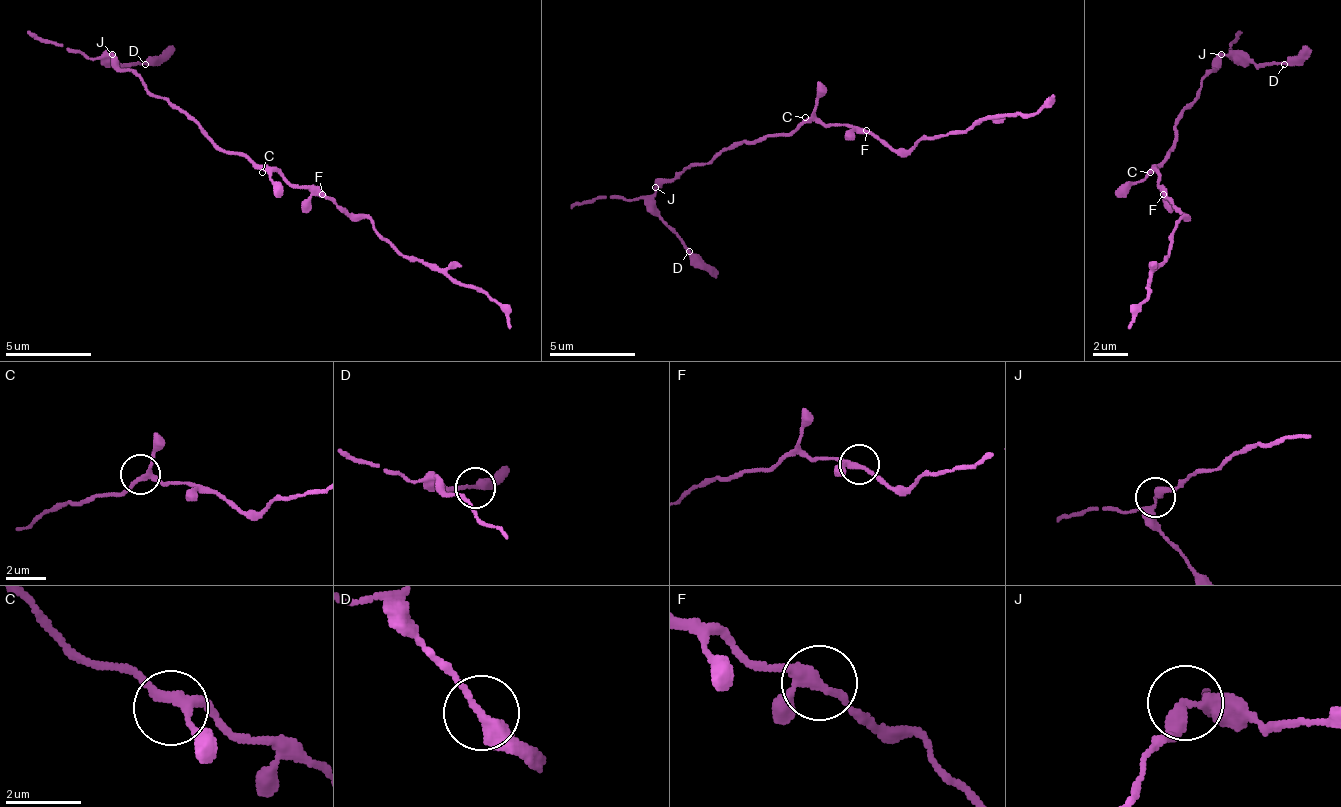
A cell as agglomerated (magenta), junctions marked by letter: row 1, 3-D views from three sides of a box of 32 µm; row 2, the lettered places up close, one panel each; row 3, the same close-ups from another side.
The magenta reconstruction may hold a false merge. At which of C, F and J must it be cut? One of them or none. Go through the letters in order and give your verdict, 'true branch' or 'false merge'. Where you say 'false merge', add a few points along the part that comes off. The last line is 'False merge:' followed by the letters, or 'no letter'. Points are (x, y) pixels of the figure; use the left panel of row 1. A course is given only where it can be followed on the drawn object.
C: true branch
F: true branch
J: true branch
False merge: no letter

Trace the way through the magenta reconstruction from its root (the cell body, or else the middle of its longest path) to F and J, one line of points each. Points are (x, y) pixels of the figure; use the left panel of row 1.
F: (266, 168), (275, 168), (292, 185), (314, 185), (322, 194)
J: (266, 168), (258, 168), (245, 155), (227, 155), (193, 120), (158, 99), (111, 55)

